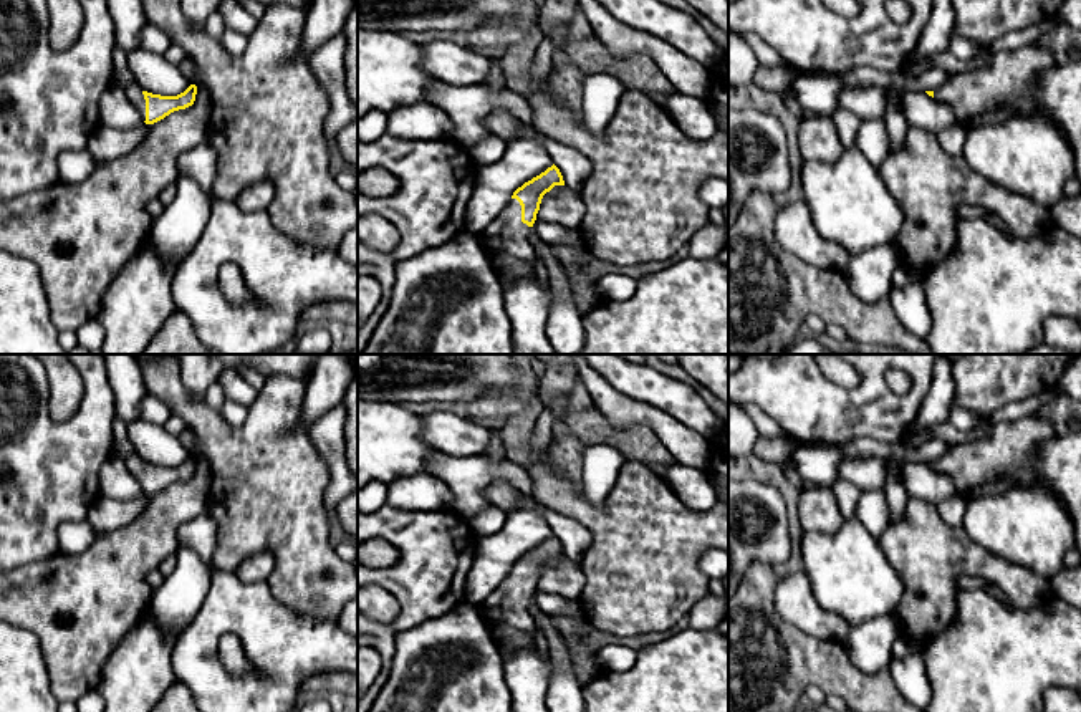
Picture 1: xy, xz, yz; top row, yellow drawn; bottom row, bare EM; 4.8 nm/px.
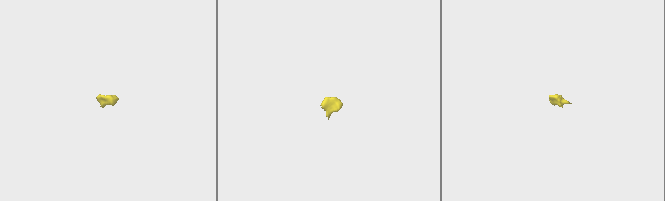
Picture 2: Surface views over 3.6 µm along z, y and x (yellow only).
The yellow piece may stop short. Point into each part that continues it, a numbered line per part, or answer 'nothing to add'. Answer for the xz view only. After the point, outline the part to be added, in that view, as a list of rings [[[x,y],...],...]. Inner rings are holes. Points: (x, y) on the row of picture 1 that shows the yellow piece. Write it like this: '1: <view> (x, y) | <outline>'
1: xz (505, 240) | [[[510,199],[482,232],[483,248],[503,285],[515,278],[536,275],[536,250],[528,238],[530,230],[531,227],[521,222],[520,202]]]

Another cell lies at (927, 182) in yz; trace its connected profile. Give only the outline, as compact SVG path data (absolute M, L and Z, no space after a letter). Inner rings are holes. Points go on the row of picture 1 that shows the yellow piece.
M907 126L902 146L887 152L879 172L904 212L902 229L892 242L899 253L899 268L919 280L957 248L957 222L960 220L957 207L960 204L982 205L997 214L1011 235L1023 238L1033 237L1051 220L1050 209L978 176L962 156L949 156L942 149L937 132L924 127Z

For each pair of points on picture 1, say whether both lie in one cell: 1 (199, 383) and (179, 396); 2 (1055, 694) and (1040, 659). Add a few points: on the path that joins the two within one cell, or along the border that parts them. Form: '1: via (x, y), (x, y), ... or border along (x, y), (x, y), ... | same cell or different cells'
1: border along (179, 371), (186, 391), (201, 399) | different cells
2: border along (1063, 686), (1050, 686), (1042, 694) | different cells

